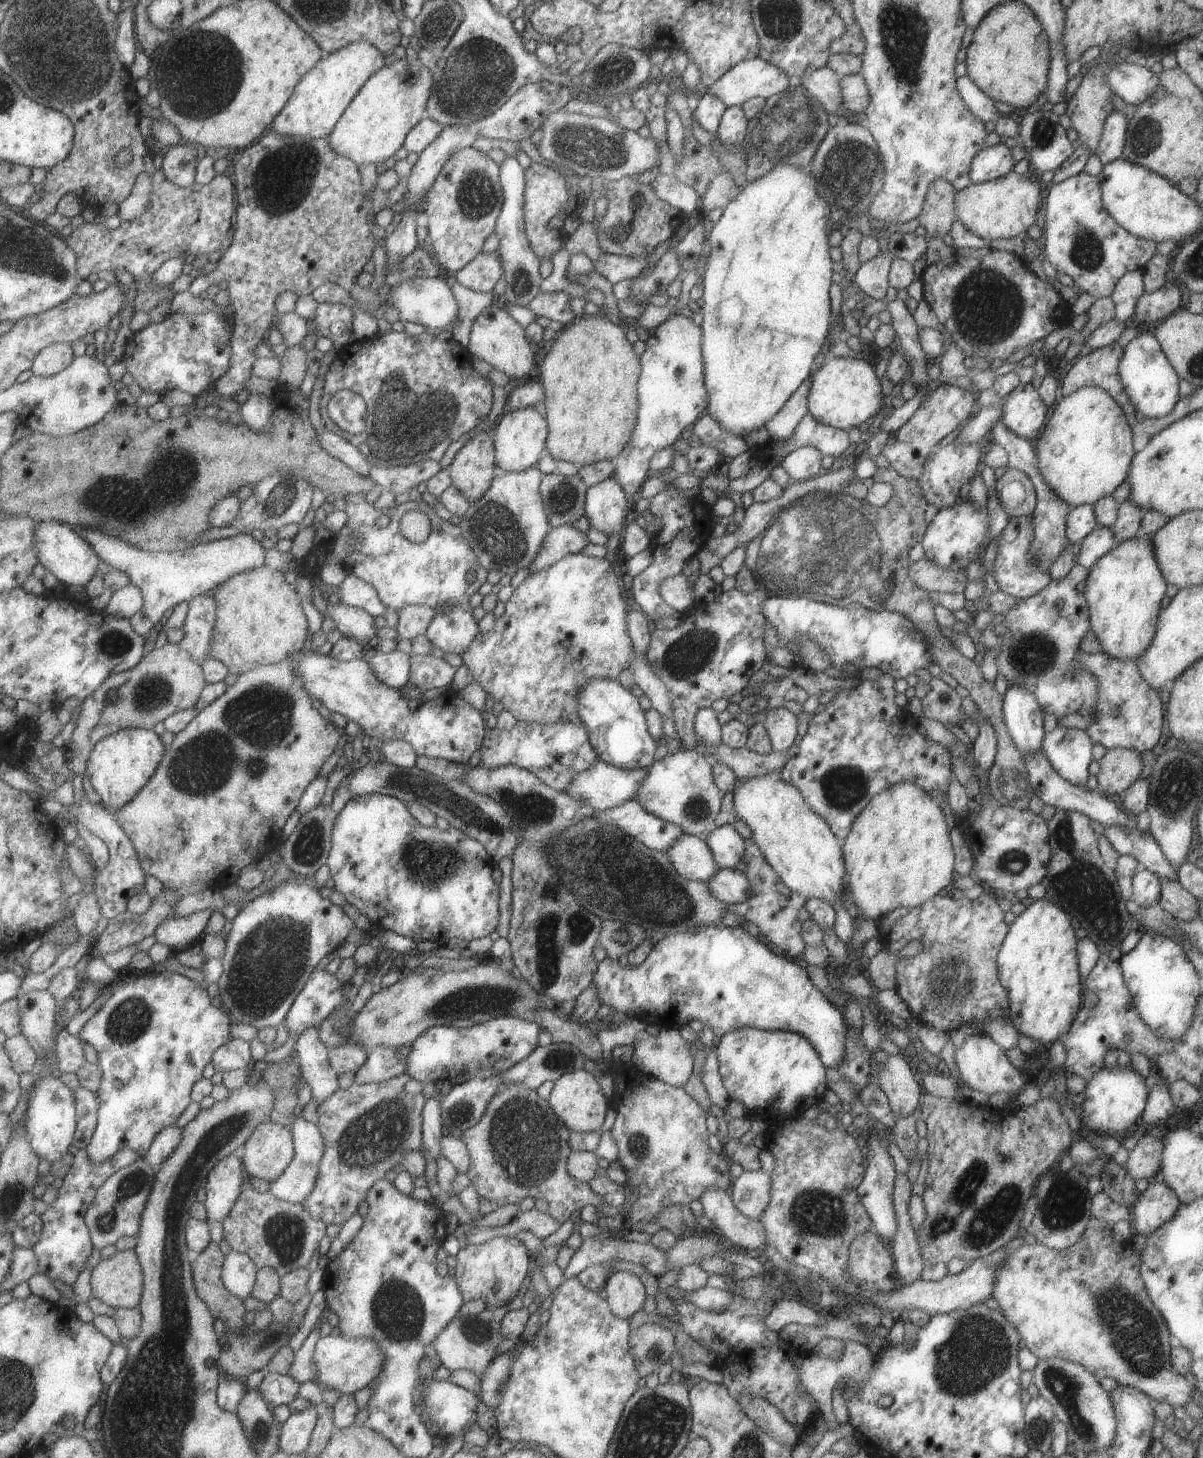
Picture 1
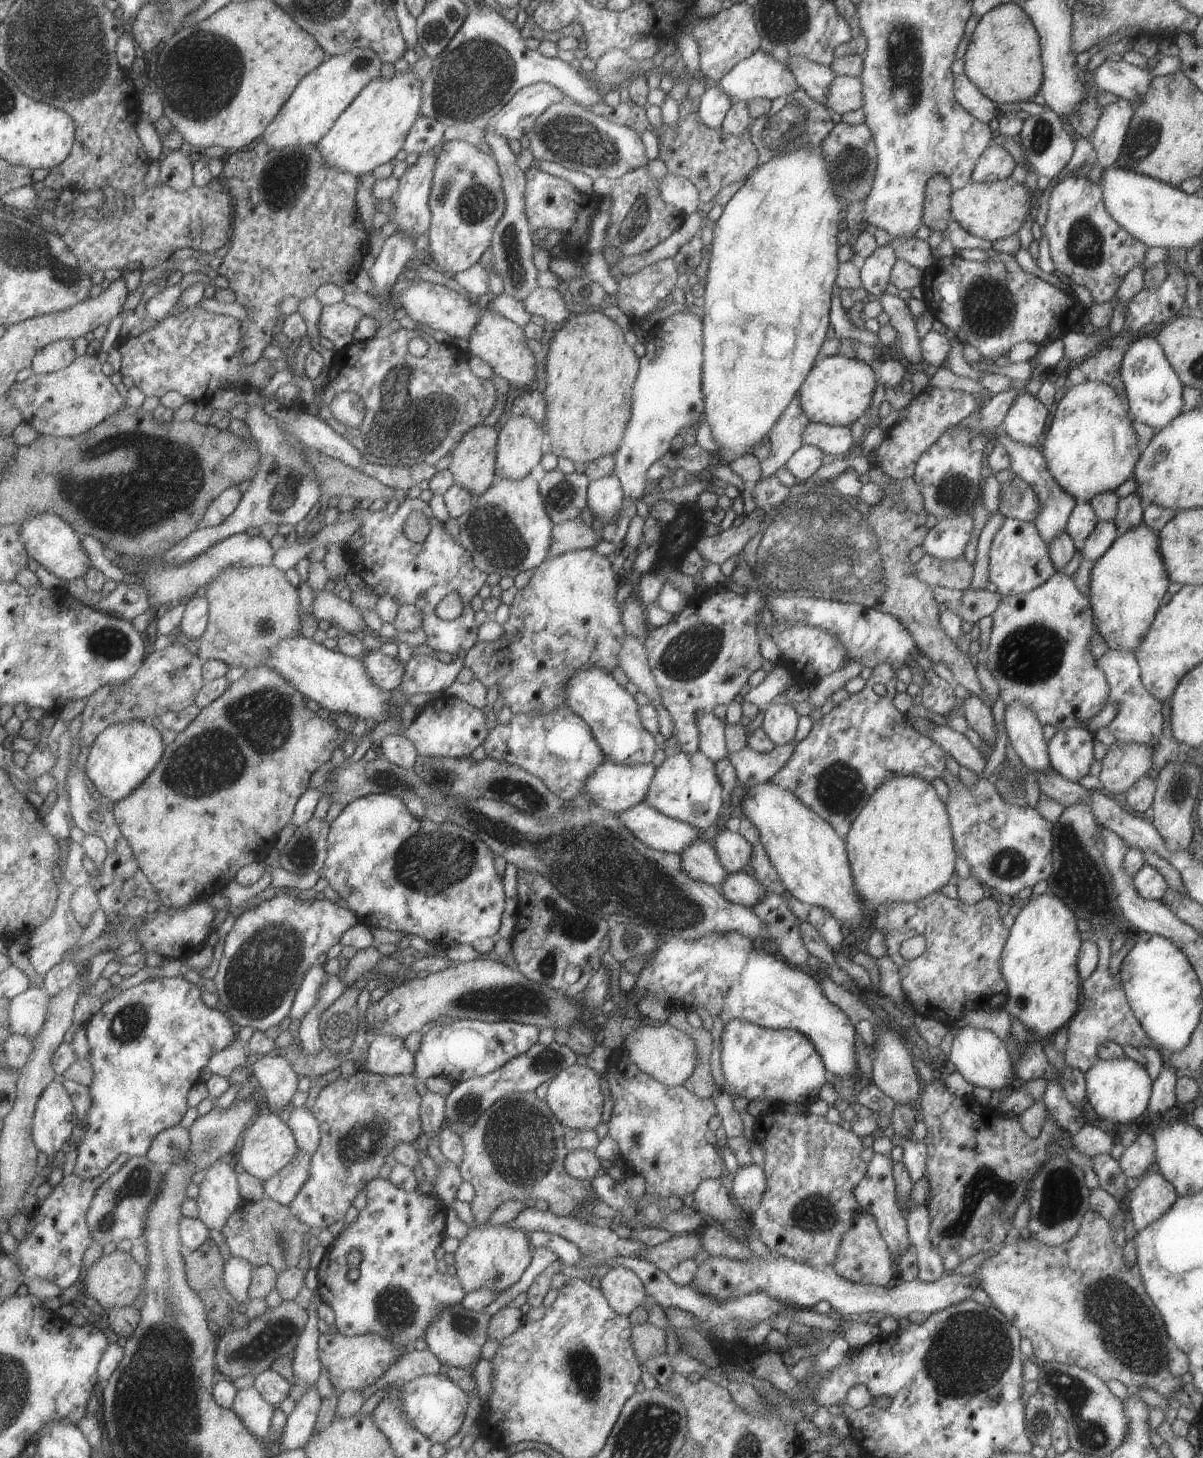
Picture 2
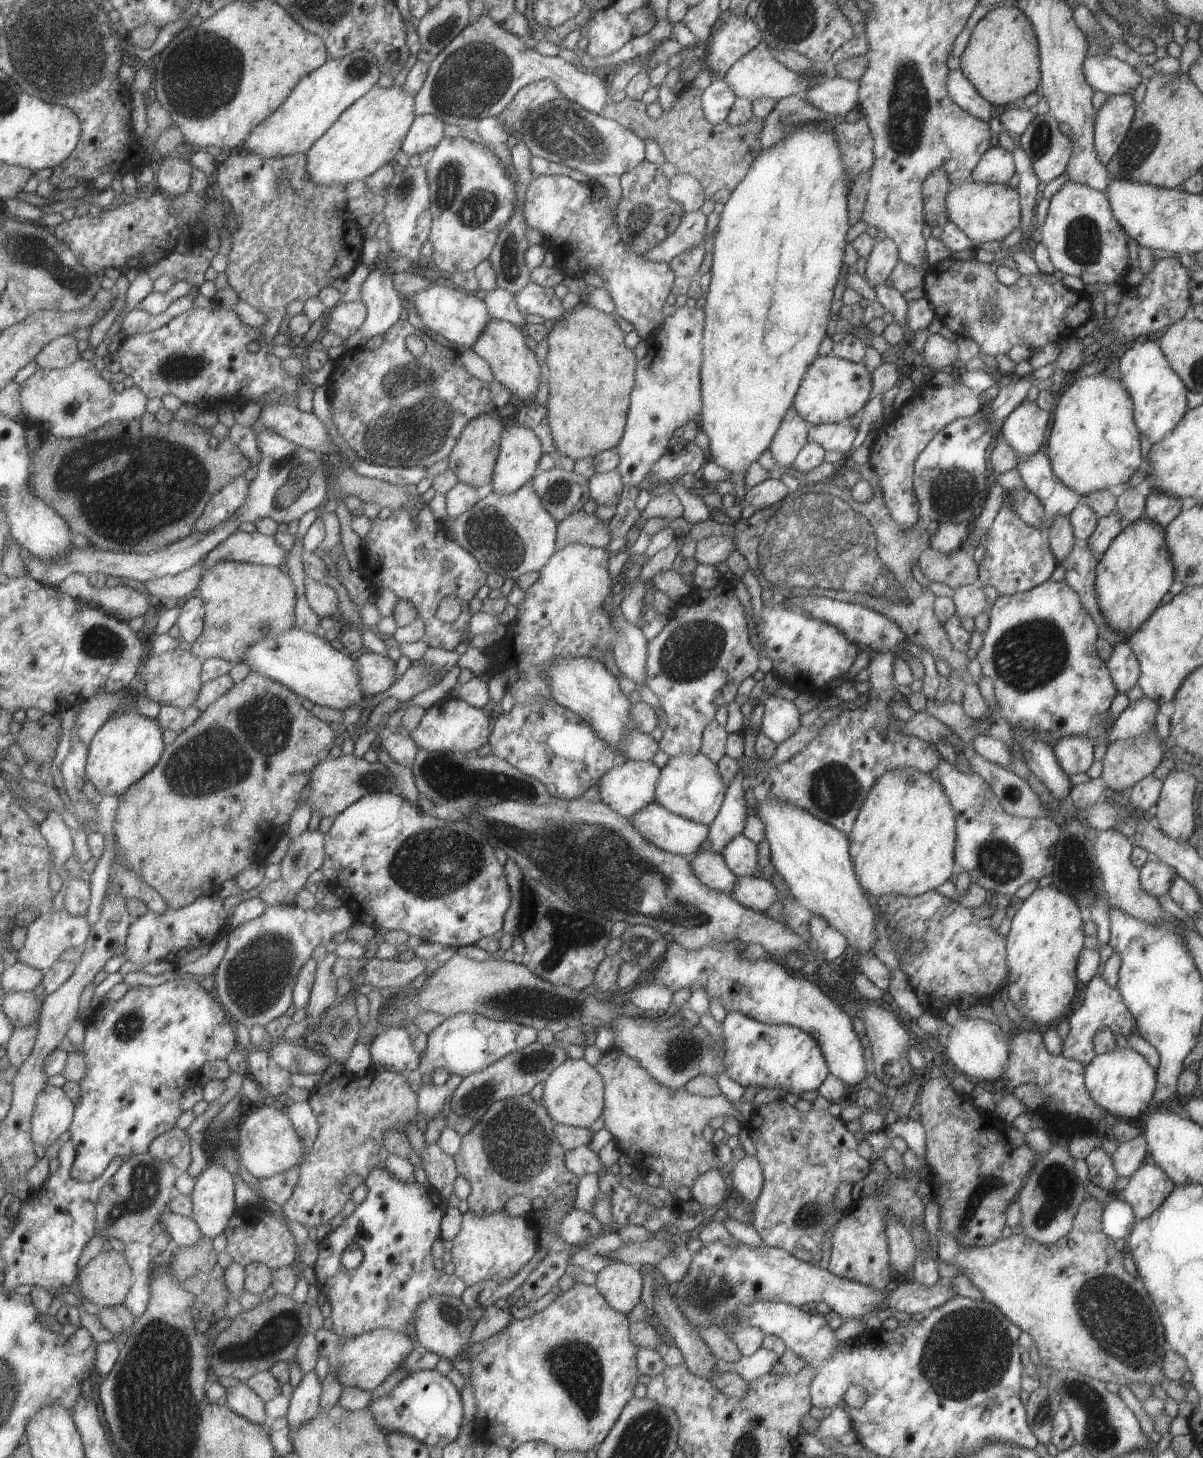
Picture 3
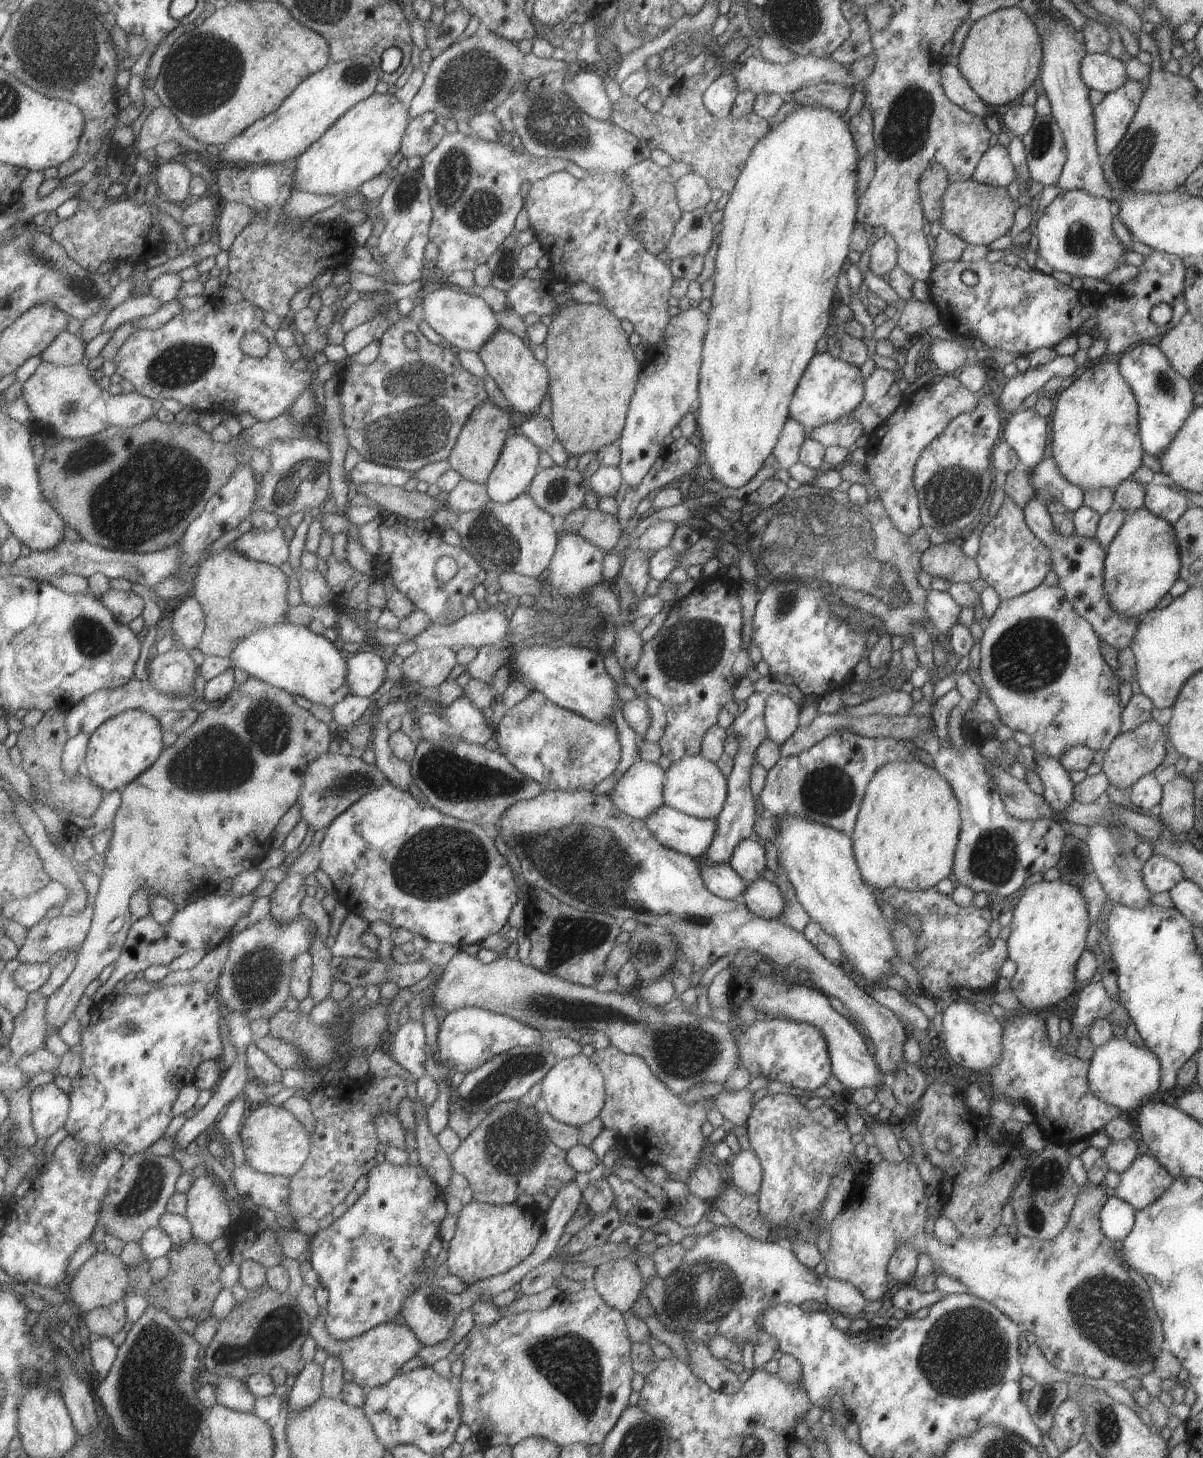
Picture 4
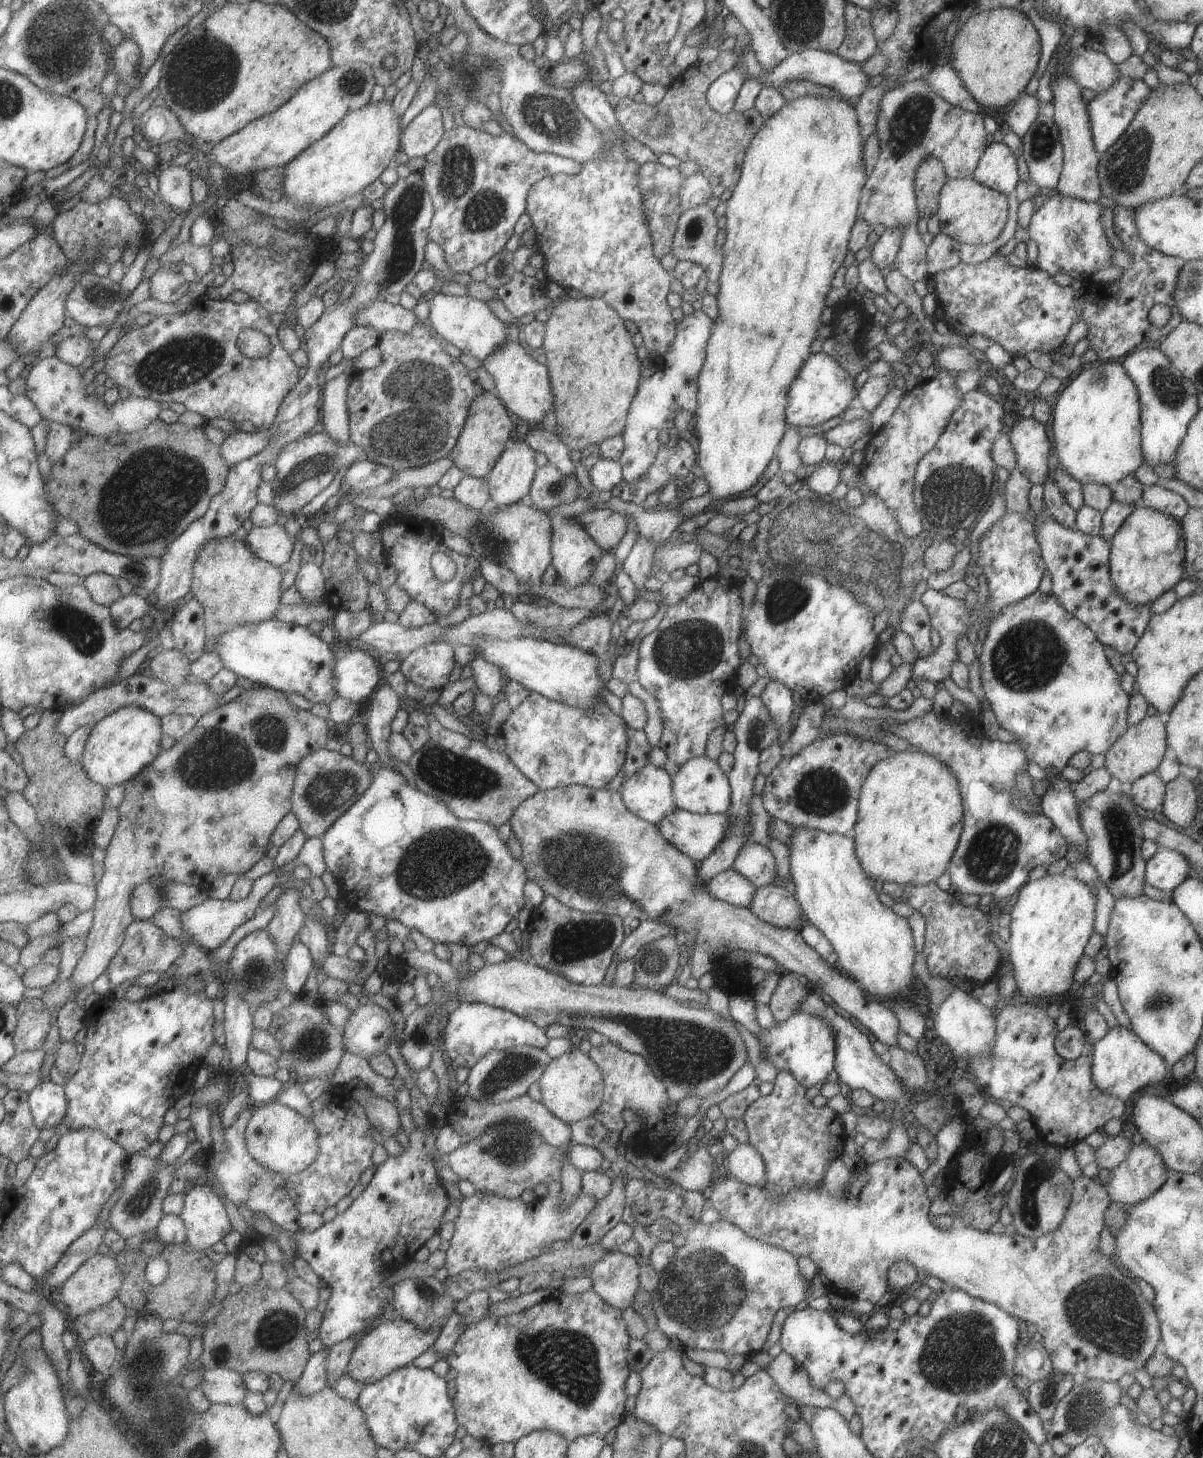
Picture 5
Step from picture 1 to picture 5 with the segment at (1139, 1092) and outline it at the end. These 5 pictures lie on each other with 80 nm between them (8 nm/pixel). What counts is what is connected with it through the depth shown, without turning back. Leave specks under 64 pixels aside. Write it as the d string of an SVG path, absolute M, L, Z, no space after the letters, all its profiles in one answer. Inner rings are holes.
M1119 1024L1109 1028L1097 1042L1091 1044L1091 1078L1101 1092L1109 1096L1117 1096L1119 1100L1127 1102L1138 1090L1157 1084L1167 1076L1167 1064L1157 1052L1153 1052L1139 1038L1127 1028Z

